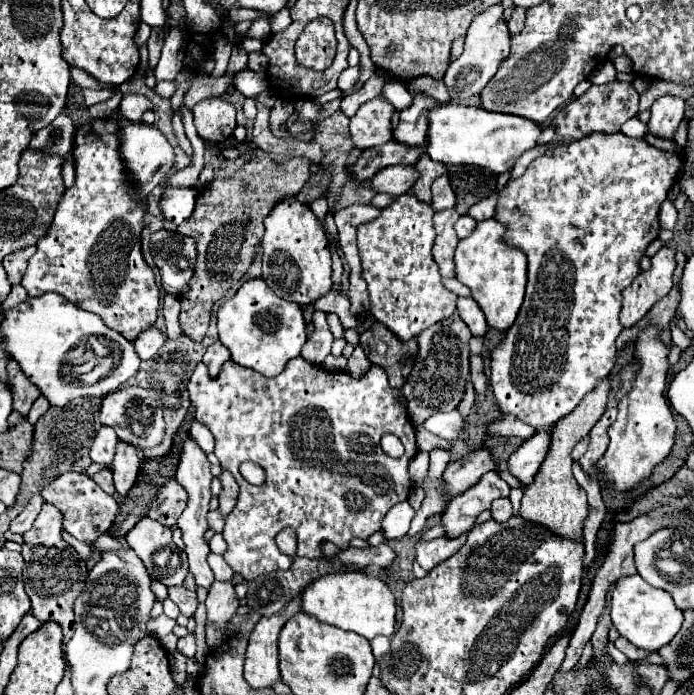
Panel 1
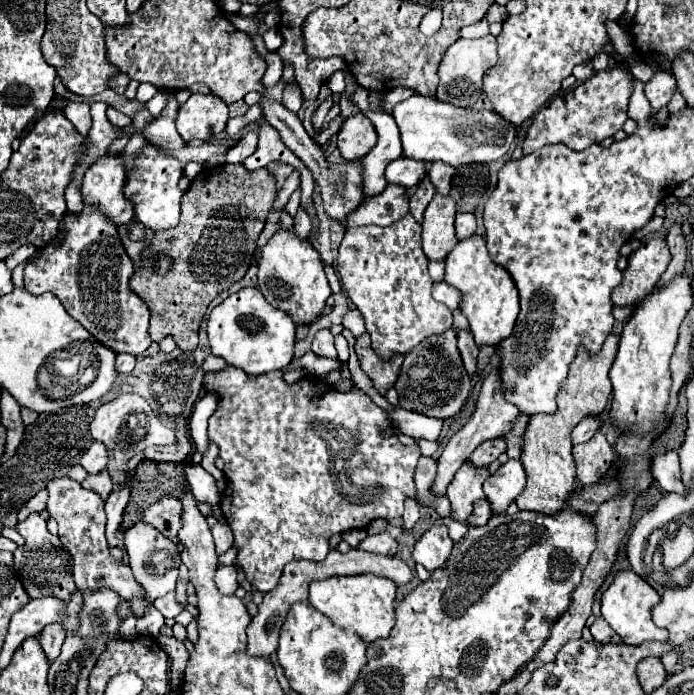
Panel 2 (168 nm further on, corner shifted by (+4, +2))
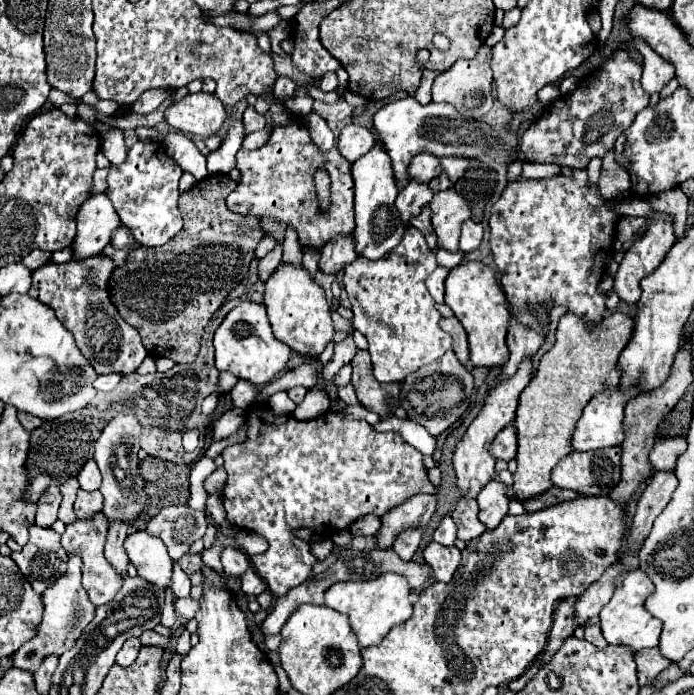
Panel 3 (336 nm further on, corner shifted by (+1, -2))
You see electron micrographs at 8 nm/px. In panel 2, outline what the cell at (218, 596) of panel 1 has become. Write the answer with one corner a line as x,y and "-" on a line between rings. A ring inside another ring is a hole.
221,565
215,573
215,585
223,595
235,595
235,591
239,587
235,565
227,565
227,567

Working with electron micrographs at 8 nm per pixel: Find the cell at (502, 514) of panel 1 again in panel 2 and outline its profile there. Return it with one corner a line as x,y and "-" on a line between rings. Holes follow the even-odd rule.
481,499
475,503
475,509
471,513
471,517
467,519
469,525
485,525
489,519
493,517
493,511
491,511
491,505
487,499

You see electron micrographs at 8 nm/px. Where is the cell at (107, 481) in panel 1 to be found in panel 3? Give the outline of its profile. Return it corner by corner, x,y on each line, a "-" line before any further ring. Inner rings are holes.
78,491
78,497
74,501
74,513
78,519
88,519
92,513
102,509
102,493
100,491

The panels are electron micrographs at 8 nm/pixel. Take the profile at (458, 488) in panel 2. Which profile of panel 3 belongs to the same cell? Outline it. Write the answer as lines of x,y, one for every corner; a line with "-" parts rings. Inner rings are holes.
526,357
526,361
522,361
520,369
516,371
516,375
512,375
510,379
498,383
494,389
488,391
482,411
472,421
472,425
468,427
468,431
464,433
464,437
458,441
456,451
454,451
454,469
456,469
458,487
462,489
462,493
468,493
470,481
480,481
482,485
486,485
492,479
496,459
490,455
490,445
492,445
494,437
498,435
498,431
502,431
504,427
508,427
516,419
516,407
518,407
520,393
524,391
524,387
528,387
528,383
532,381
534,375
536,375
534,359

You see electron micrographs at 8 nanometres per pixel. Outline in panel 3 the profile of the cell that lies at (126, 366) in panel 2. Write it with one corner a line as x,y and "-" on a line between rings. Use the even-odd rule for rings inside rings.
112,373
112,375
102,375
102,377
98,377
98,379
94,381
96,391
112,391
112,389
120,383
120,379
122,379
122,375
116,375
116,373

